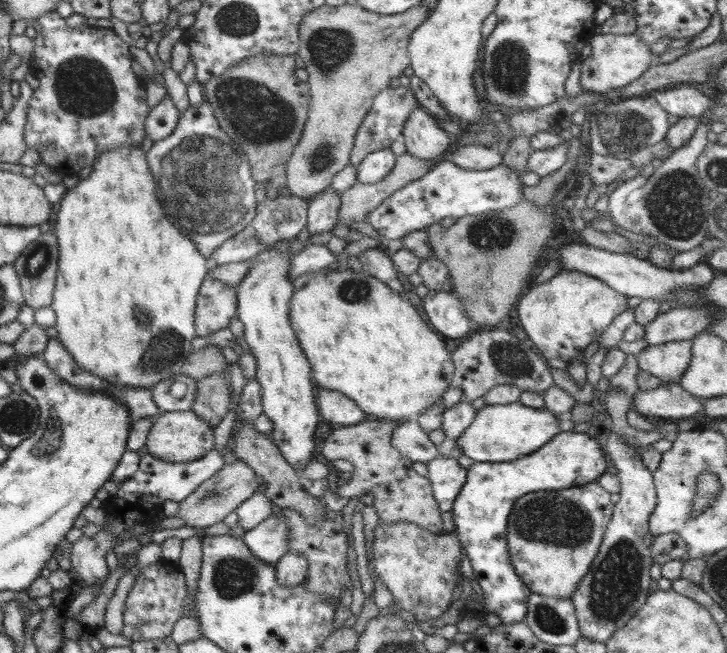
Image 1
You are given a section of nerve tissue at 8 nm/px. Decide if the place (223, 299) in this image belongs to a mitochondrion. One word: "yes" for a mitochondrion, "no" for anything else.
no

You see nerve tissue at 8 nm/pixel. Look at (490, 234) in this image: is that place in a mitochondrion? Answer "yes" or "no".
yes

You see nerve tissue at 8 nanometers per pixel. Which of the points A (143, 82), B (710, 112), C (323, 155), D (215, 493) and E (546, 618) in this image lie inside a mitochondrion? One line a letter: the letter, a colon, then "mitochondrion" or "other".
A: other
B: other
C: mitochondrion
D: mitochondrion
E: mitochondrion

